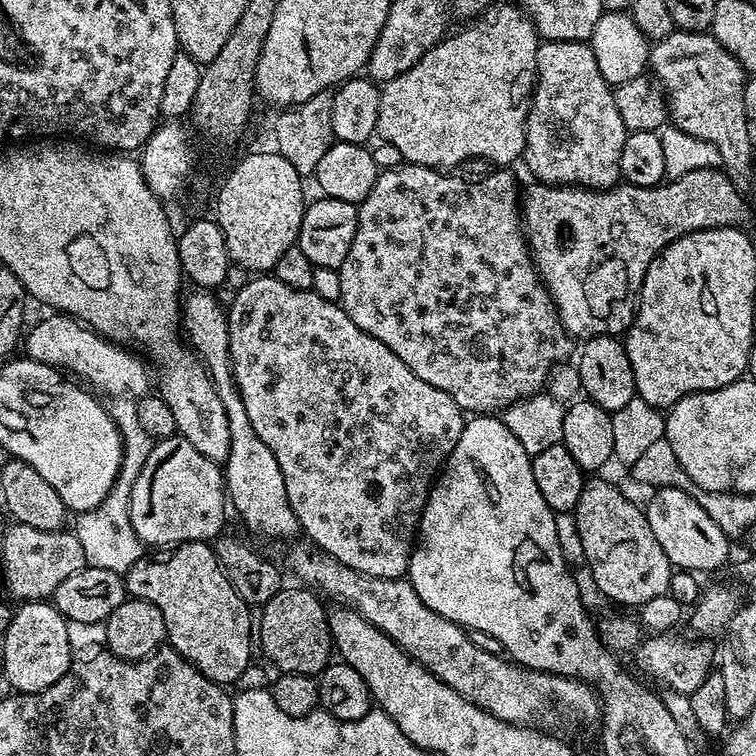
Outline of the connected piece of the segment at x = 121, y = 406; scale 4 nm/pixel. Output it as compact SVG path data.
M116 398L111 401L110 411L120 430L120 439L124 442L124 457L120 463L120 472L116 475L110 494L98 506L89 512L81 512L75 517L74 531L78 542L82 542L82 554L85 565L89 568L114 570L121 574L128 571L142 555L142 545L138 534L134 534L134 526L130 522L130 490L134 486L134 478L142 470L146 458L153 446L152 437L138 426L136 400L132 398Z

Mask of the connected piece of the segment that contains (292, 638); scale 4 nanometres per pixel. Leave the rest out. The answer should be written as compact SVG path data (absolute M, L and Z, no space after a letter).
M304 586L295 587L281 587L274 598L263 604L265 613L258 629L258 644L264 647L269 662L276 670L316 676L328 667L334 656L328 612L324 608L325 601L315 591Z

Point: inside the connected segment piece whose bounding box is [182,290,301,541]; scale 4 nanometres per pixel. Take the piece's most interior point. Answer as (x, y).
(254, 485)

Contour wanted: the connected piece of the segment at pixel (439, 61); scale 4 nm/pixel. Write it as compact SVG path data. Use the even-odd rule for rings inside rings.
M493 2L485 12L481 12L469 23L472 24L469 28L445 35L436 47L426 54L422 54L422 58L418 58L418 62L414 62L414 66L410 66L410 70L398 74L398 78L387 81L381 87L376 131L379 139L384 139L401 156L399 158L401 161L409 164L421 164L427 168L437 170L456 170L459 169L456 168L459 164L464 164L467 160L489 160L492 166L508 166L511 160L519 161L523 157L526 126L528 125L528 109L532 106L532 94L536 87L536 52L540 49L542 40L541 37L537 36L536 28L527 12L515 3L512 4Z

